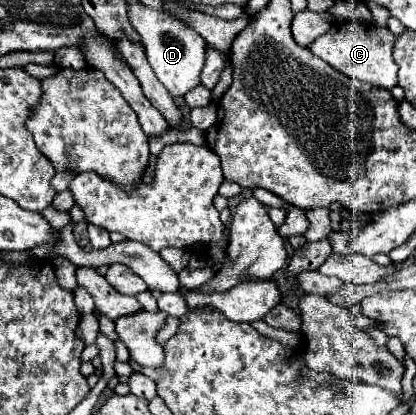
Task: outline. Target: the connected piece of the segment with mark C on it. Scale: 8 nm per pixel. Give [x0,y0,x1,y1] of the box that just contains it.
[308,22,398,90]

